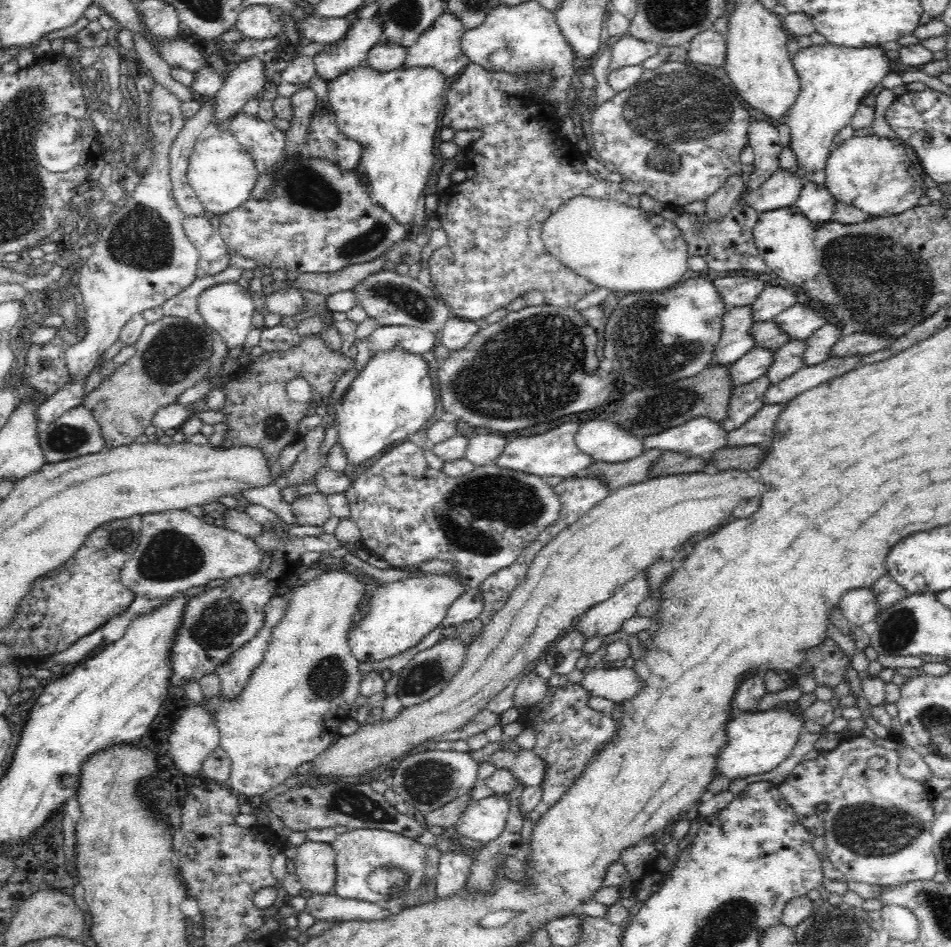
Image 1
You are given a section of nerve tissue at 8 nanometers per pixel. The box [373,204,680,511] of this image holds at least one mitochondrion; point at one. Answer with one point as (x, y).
(530, 368)

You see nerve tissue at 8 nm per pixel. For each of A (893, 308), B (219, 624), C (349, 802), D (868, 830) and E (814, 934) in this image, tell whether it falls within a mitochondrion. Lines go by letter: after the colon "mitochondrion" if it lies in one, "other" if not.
A: mitochondrion
B: mitochondrion
C: mitochondrion
D: mitochondrion
E: mitochondrion

